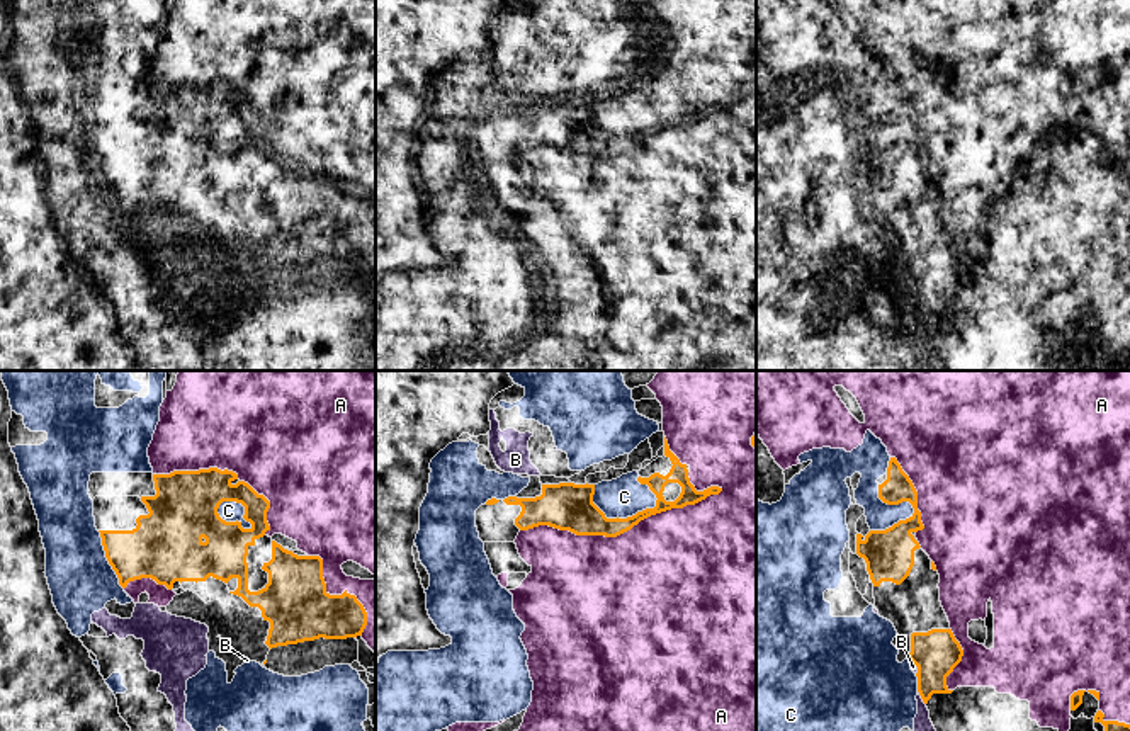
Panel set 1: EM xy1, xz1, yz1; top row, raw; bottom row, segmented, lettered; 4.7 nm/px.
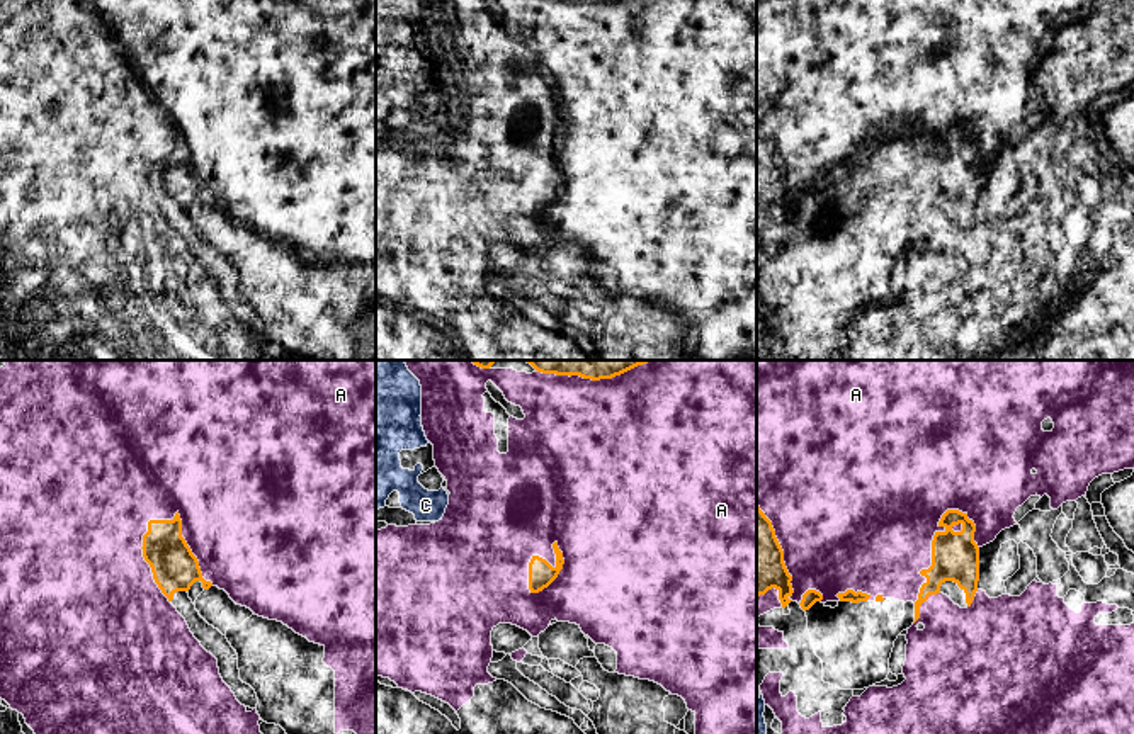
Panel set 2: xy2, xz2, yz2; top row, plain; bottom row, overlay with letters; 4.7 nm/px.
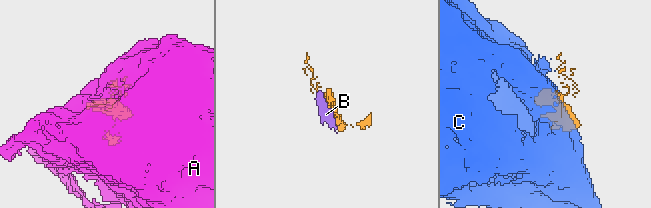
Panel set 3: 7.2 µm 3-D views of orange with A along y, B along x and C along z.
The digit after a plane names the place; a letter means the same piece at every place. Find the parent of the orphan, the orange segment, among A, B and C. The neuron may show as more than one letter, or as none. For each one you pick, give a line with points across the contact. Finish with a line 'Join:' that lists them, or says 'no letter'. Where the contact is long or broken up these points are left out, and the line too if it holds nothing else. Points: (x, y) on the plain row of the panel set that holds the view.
Join: A

